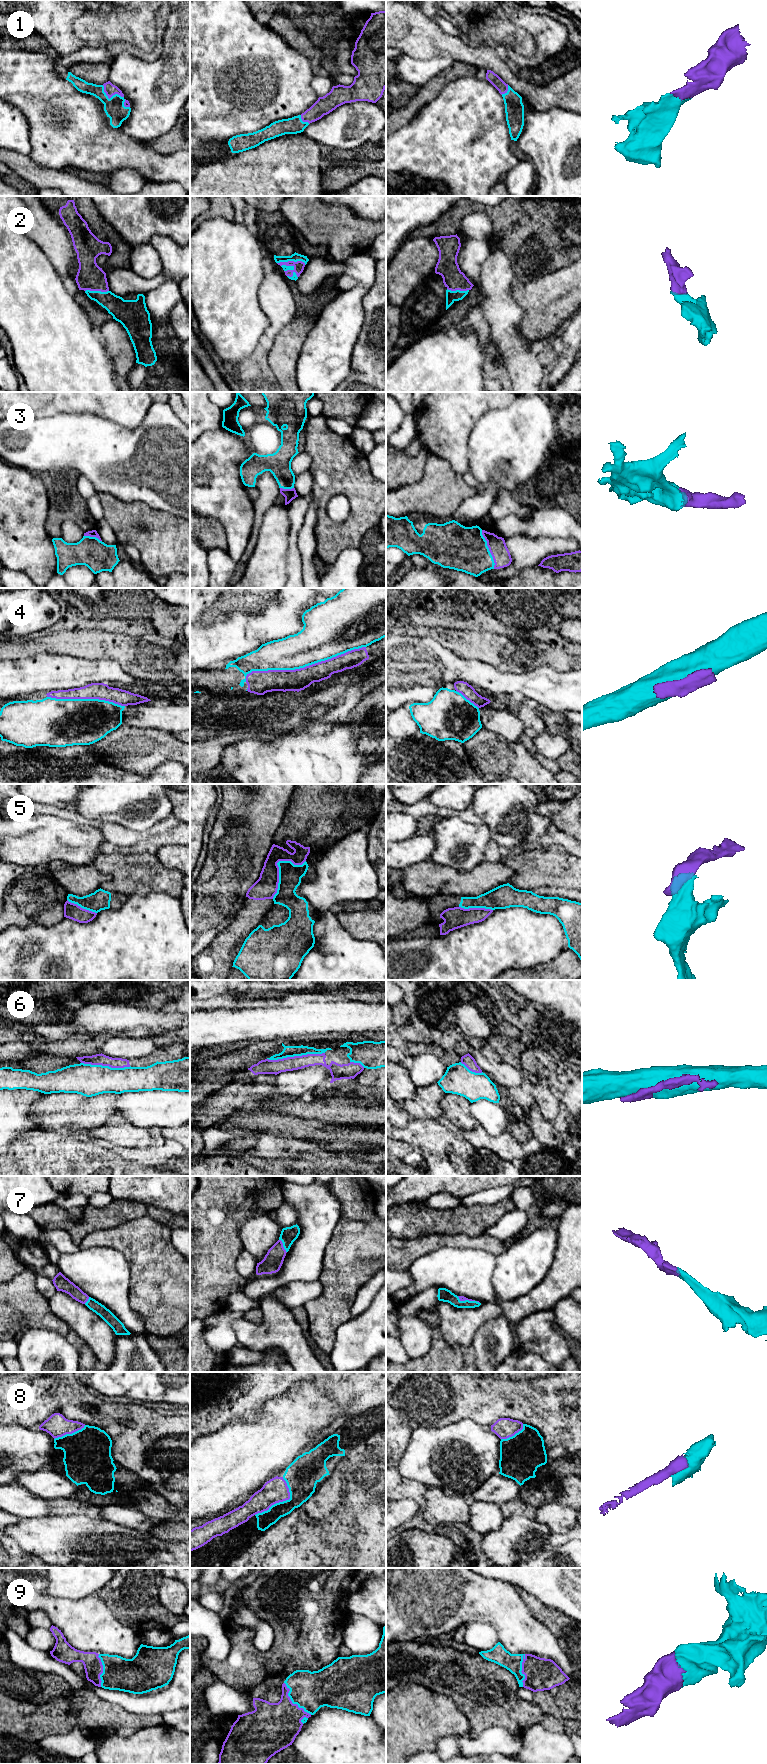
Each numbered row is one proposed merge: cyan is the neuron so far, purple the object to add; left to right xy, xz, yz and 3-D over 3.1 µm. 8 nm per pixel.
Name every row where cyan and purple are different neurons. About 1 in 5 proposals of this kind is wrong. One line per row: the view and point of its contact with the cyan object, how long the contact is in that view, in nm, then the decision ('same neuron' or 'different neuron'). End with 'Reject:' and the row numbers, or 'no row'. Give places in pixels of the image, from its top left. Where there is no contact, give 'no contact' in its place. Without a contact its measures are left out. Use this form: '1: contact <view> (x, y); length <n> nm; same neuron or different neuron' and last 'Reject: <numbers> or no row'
1: contact xy (110, 98); length 200 nm; same neuron
2: contact xz (291, 260); length 240 nm; same neuron
3: contact yz (488, 549); length 320 nm; same neuron
4: contact xz (303, 667); length 1000 nm; different neuron
5: contact xz (278, 866); length 420 nm; different neuron
6: contact xz (295, 1055); length 460 nm; different neuron
7: contact xz (283, 1246); length 130 nm; same neuron
8: contact xz (283, 1501); length 380 nm; same neuron
9: contact xz (292, 1702); length 340 nm; same neuron
Reject: 4, 5, 6

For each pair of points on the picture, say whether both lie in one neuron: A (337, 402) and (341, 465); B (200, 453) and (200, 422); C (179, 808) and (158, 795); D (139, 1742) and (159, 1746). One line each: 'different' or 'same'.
A: different
B: different
C: different
D: same

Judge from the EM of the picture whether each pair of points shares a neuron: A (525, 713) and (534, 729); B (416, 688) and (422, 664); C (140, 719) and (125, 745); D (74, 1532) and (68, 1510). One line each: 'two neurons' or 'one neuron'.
A: one neuron
B: one neuron
C: two neurons
D: two neurons

